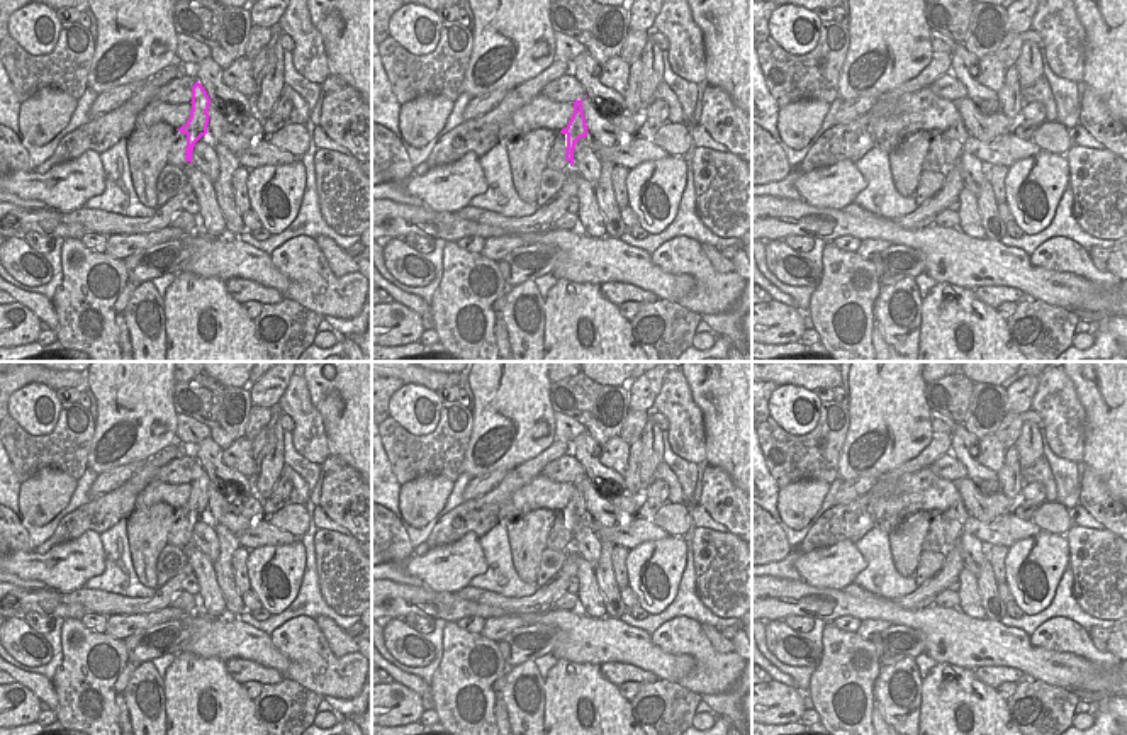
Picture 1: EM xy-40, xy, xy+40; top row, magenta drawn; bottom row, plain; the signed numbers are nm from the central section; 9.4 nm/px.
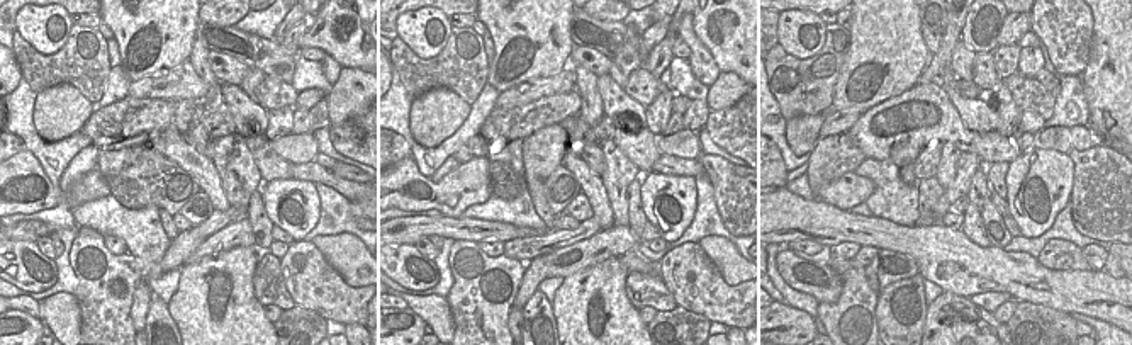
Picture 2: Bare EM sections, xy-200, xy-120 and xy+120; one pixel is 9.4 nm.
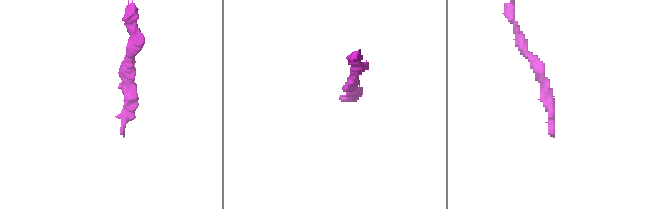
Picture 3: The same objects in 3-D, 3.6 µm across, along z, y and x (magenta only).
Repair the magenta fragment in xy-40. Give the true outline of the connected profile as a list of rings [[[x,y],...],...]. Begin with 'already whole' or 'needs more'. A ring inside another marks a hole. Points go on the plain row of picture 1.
already whole; [[[195,462],[195,465],[192,467],[190,484],[192,484],[192,491],[188,501],[185,506],[182,506],[177,511],[187,516],[185,541],[192,545],[193,526],[202,516],[207,514],[207,504],[209,504],[207,491],[210,484],[207,472],[199,462]]]

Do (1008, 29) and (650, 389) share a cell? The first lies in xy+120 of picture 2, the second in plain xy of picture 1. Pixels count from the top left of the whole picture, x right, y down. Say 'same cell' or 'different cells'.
same cell

